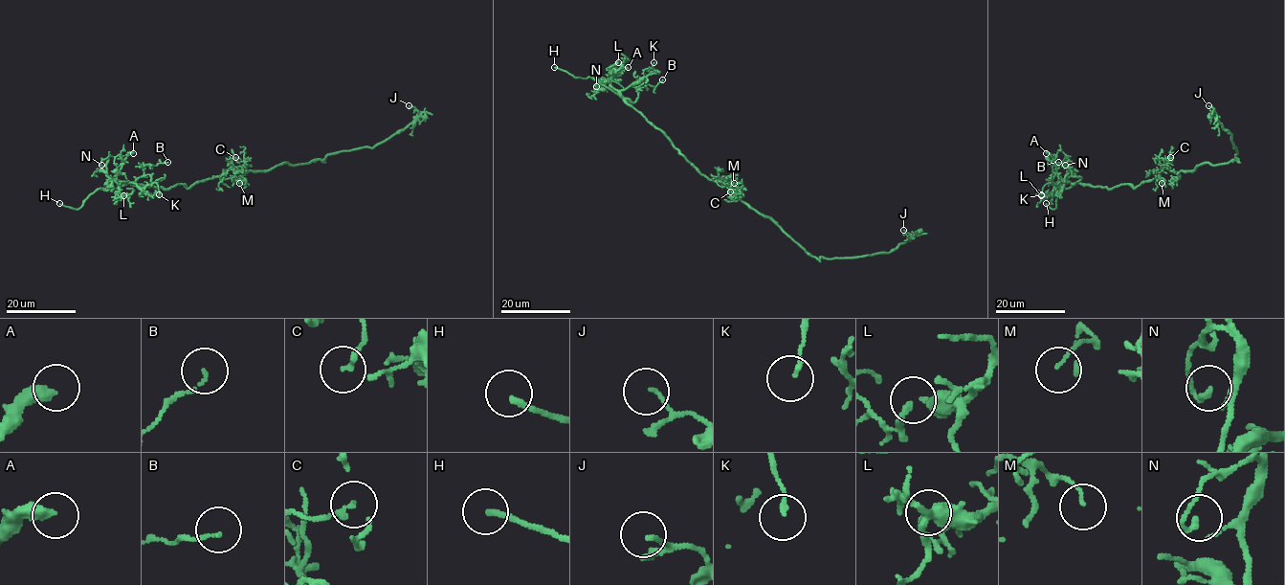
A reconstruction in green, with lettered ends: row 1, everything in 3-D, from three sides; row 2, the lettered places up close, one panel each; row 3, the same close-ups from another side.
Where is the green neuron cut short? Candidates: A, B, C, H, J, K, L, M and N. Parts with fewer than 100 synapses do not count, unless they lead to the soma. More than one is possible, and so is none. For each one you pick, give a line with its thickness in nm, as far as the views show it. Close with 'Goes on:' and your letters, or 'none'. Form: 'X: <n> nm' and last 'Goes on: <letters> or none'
H: 190 nm
Goes on: H

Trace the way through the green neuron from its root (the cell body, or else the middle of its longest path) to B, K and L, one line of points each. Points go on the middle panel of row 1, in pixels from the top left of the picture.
B: (733, 193), (720, 182), (703, 175), (625, 101), (634, 101), (641, 84), (655, 86), (662, 79)
K: (733, 193), (720, 182), (703, 175), (620, 93), (649, 74), (653, 62)
L: (733, 193), (720, 182), (703, 175), (661, 130), (631, 106), (610, 84), (613, 72), (609, 67), (618, 62)

